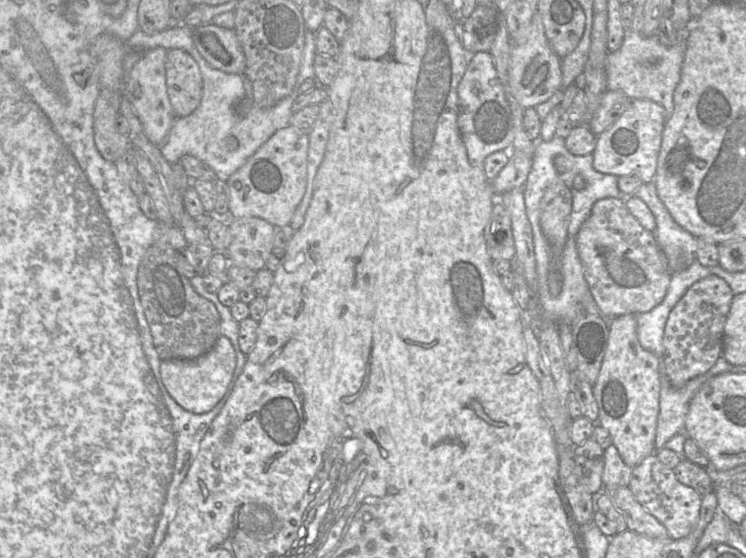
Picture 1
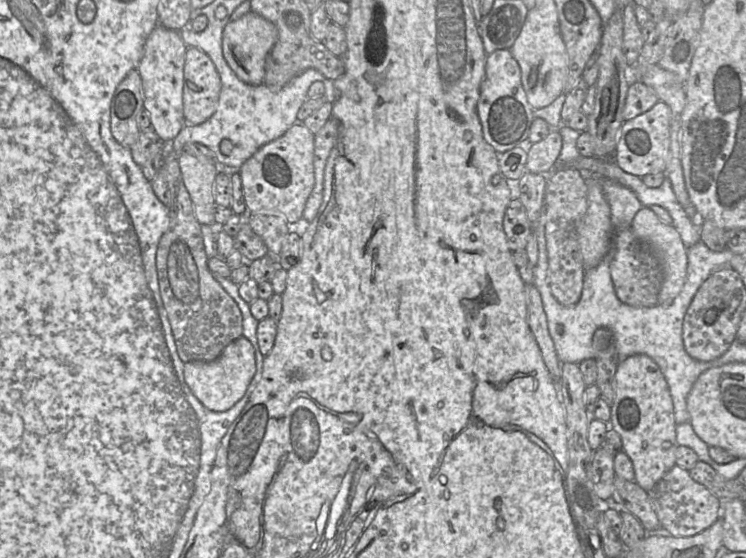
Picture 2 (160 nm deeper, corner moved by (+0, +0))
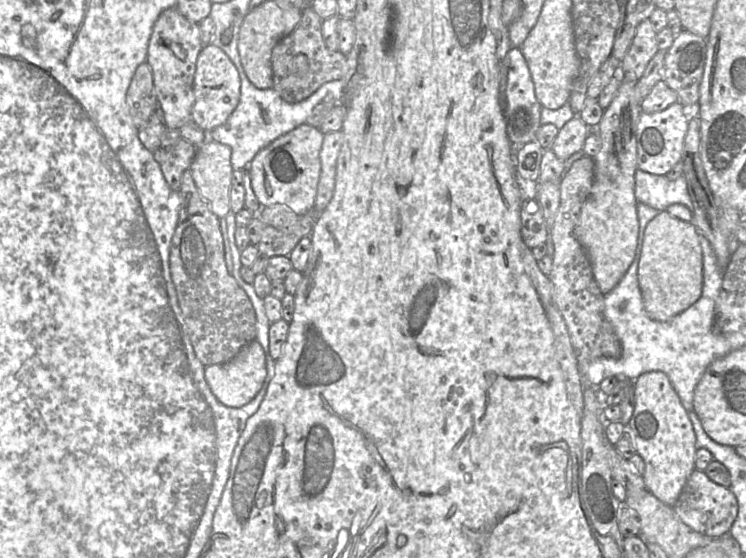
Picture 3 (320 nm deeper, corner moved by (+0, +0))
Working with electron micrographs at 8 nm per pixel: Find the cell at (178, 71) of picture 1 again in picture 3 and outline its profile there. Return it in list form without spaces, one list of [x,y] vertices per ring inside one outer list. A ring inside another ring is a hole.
[[[204,45],[196,63],[191,122],[207,133],[212,131],[228,120],[239,103],[240,94],[241,79],[231,59],[219,47]]]

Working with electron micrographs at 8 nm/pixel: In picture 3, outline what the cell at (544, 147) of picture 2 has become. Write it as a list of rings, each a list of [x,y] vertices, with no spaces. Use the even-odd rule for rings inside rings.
[[[575,116],[559,130],[551,150],[559,159],[566,161],[575,153],[582,152],[592,129],[579,116]]]

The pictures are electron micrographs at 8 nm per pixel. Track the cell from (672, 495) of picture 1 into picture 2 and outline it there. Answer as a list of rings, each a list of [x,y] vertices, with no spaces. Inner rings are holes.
[[[672,467],[648,492],[663,532],[674,537],[692,537],[713,525],[720,517],[723,502],[706,487],[694,481],[689,471]]]

